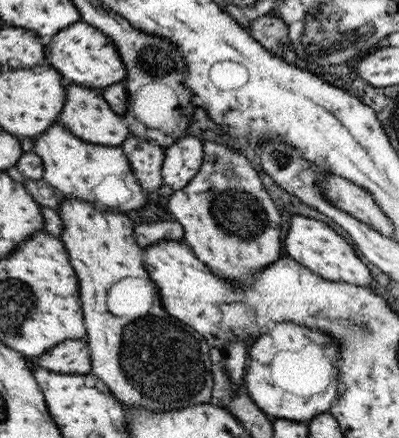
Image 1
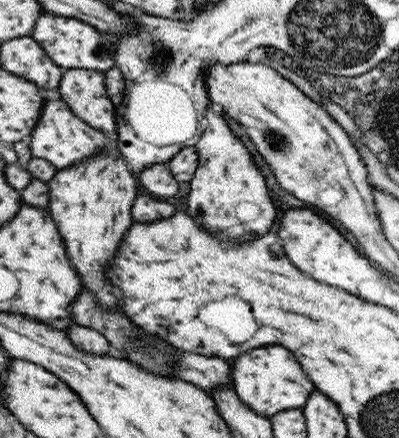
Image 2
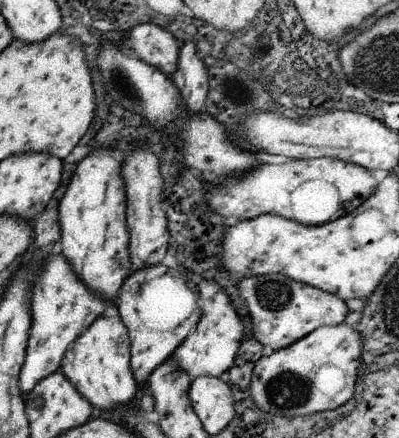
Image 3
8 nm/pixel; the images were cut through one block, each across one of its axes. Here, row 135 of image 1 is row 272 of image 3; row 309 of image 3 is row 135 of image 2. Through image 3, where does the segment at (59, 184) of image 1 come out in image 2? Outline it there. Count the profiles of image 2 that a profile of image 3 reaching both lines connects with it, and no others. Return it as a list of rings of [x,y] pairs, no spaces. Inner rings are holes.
[[[47,100],[47,108],[41,114],[43,120],[39,120],[39,128],[31,132],[31,142],[29,142],[29,152],[31,158],[41,158],[47,164],[51,164],[57,172],[73,166],[79,166],[87,160],[95,160],[95,156],[109,154],[113,158],[121,158],[119,154],[119,142],[111,134],[103,134],[83,120],[79,120],[69,106],[63,100]]]

